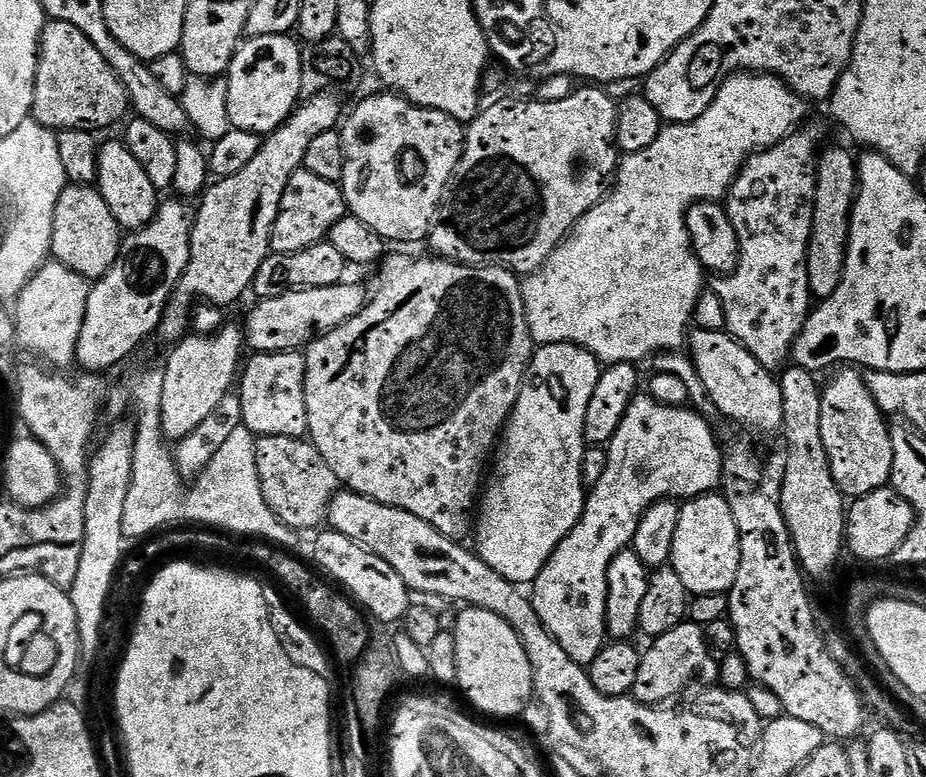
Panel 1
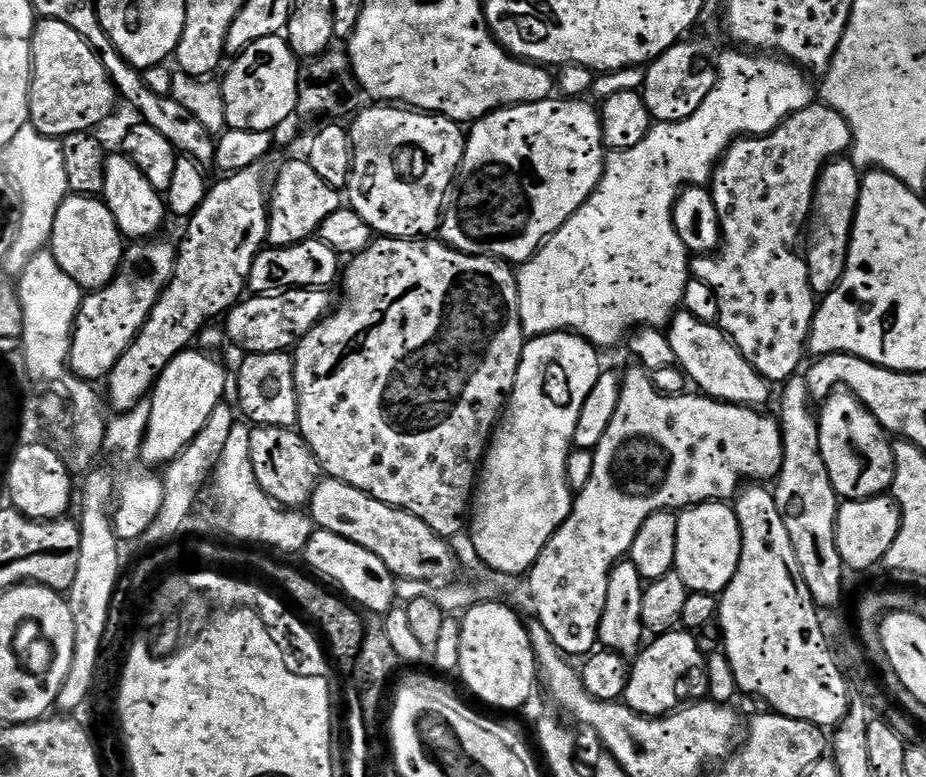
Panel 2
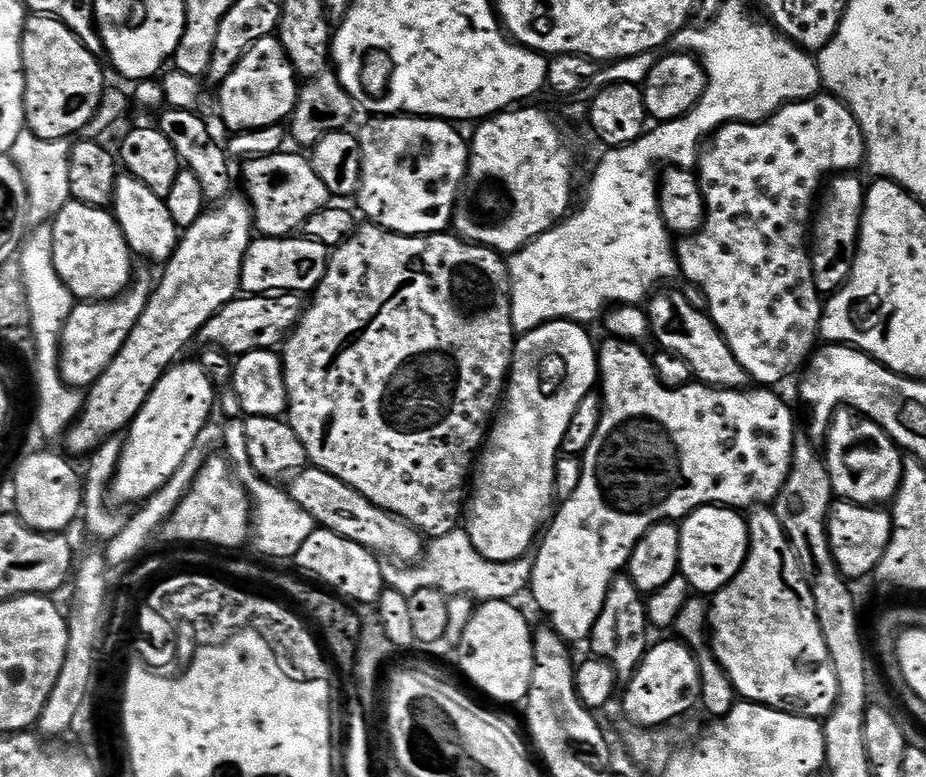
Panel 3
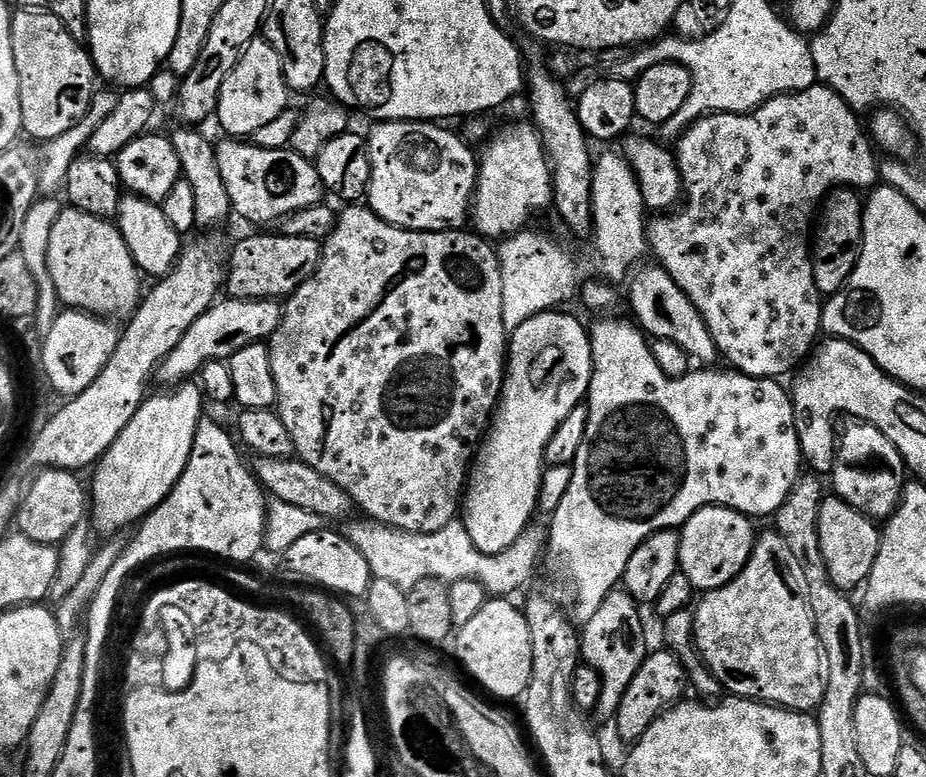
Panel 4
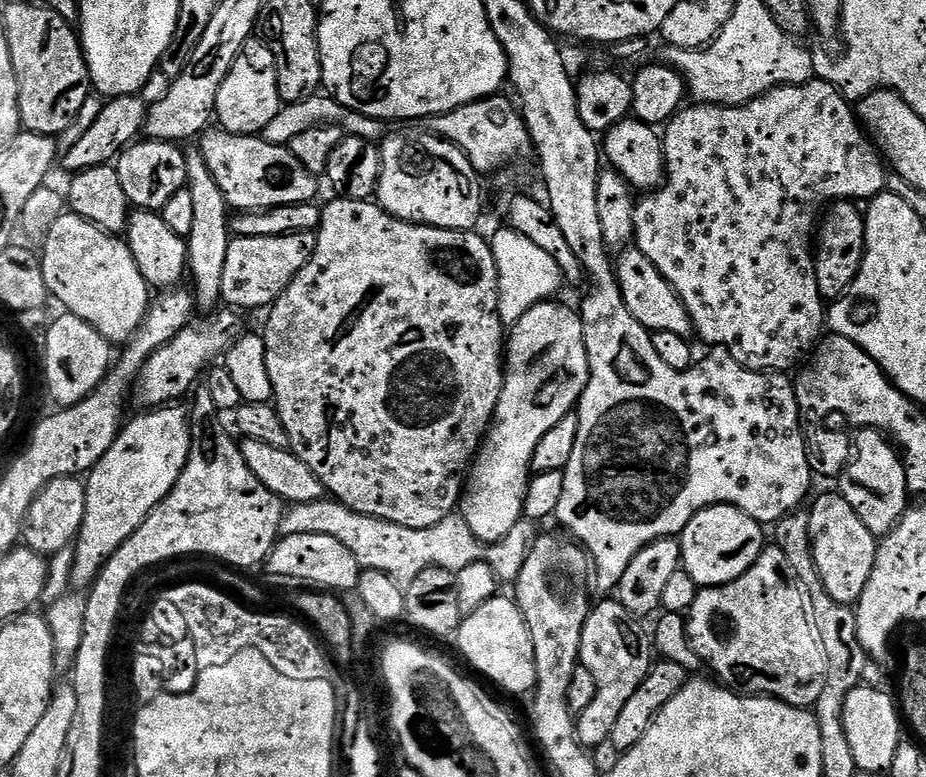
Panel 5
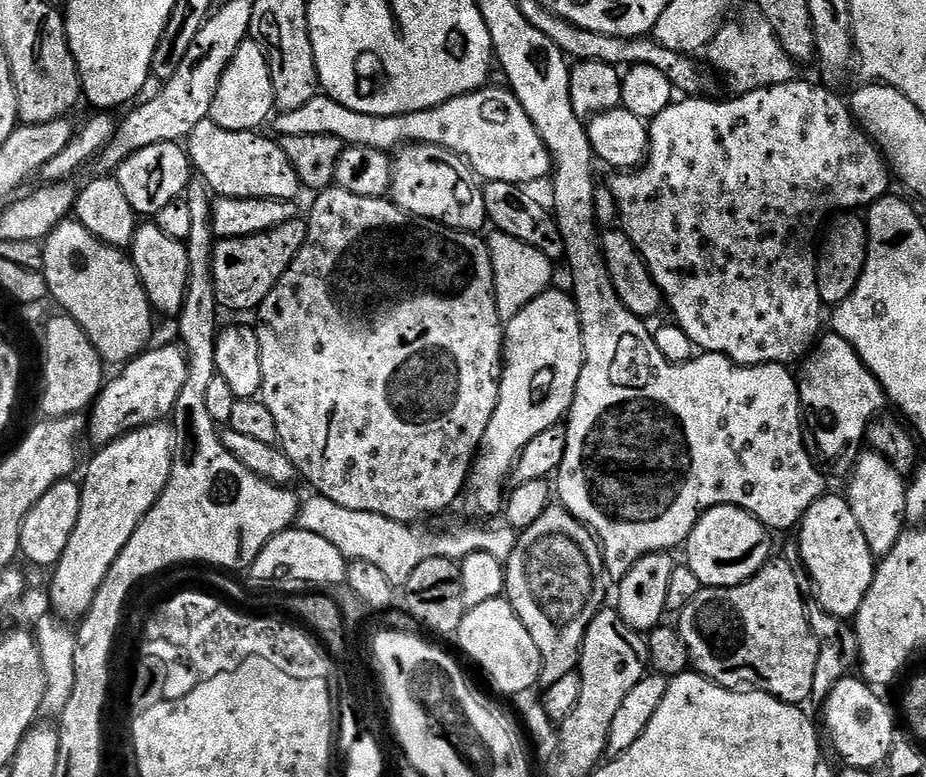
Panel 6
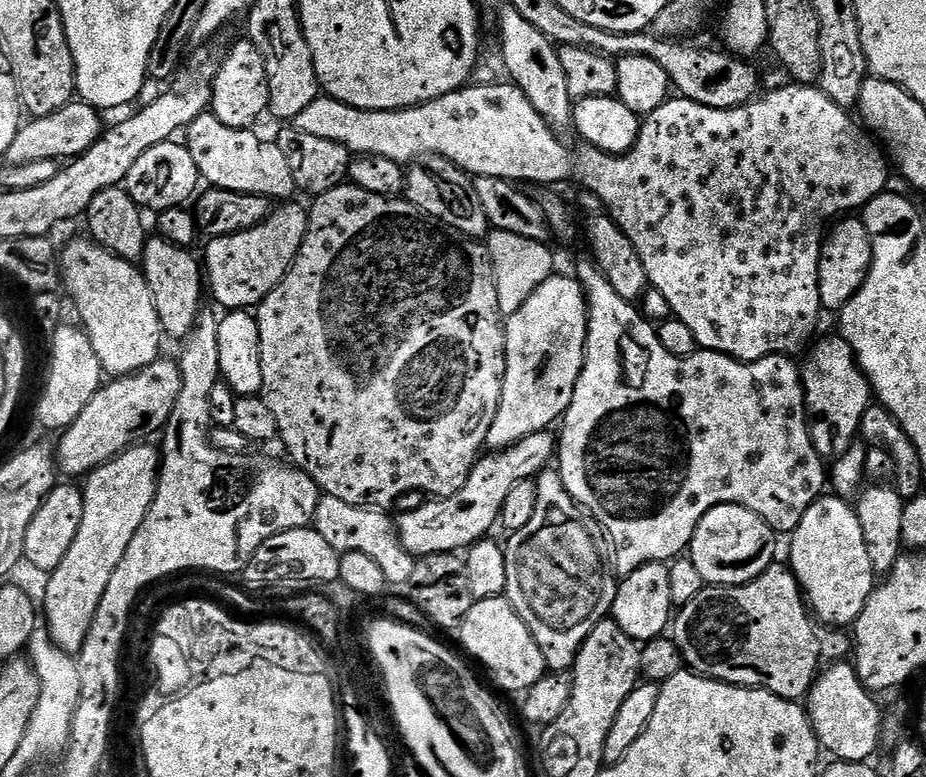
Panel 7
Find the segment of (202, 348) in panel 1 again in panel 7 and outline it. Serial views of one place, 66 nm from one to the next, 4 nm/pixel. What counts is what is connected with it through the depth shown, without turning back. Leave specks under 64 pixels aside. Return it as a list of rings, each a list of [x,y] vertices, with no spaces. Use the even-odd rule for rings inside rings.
[[[141,442],[134,448],[119,452],[110,462],[89,472],[83,481],[82,526],[78,526],[78,535],[70,550],[66,550],[66,558],[62,558],[47,577],[44,608],[42,604],[43,623],[52,635],[52,641],[63,652],[79,654],[82,650],[86,634],[90,634],[98,602],[102,602],[102,594],[106,594],[106,586],[110,586],[110,577],[114,570],[118,570],[118,562],[122,562],[126,546],[130,546],[138,526],[142,526],[154,502],[161,453],[157,449],[155,452],[150,445]]]

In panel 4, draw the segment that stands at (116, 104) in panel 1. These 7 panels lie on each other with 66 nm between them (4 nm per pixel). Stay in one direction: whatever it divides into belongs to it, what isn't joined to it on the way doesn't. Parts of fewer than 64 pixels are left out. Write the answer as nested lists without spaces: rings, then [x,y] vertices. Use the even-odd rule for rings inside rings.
[[[22,8],[13,11],[12,33],[14,34],[14,66],[18,66],[18,94],[22,98],[23,135],[33,136],[39,142],[47,142],[58,138],[58,134],[66,134],[70,126],[74,126],[90,110],[92,96],[98,91],[98,73],[92,63],[89,49],[81,41],[76,40],[70,30],[53,12]]]

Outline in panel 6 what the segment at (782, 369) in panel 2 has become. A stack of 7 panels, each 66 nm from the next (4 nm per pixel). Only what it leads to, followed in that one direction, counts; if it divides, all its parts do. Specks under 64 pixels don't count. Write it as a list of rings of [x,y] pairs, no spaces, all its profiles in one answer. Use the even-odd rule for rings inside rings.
[[[795,78],[787,84],[770,85],[756,88],[753,92],[733,95],[733,100],[677,99],[648,124],[647,160],[635,170],[624,170],[613,175],[616,177],[610,181],[610,187],[616,200],[619,227],[642,254],[654,282],[664,295],[665,305],[669,309],[672,307],[676,315],[673,316],[675,323],[686,330],[690,342],[697,349],[729,356],[735,364],[792,366],[803,361],[817,343],[822,332],[822,305],[816,281],[818,233],[825,221],[837,210],[864,210],[877,200],[883,200],[889,191],[888,178],[890,180],[890,169],[880,149],[856,123],[849,105],[844,100],[840,101],[832,92],[835,91],[823,83],[807,84],[802,78]]]

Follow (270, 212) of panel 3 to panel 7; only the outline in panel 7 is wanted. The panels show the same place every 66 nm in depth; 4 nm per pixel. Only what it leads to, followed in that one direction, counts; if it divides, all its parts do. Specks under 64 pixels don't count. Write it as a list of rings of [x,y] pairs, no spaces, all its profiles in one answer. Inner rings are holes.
[[[209,110],[190,122],[186,129],[186,146],[205,185],[242,194],[267,196],[273,202],[287,201],[291,197],[288,195],[297,191],[297,186],[286,157],[271,139],[259,140],[254,133],[247,128],[231,128],[226,126],[226,122],[218,122],[216,115]]]

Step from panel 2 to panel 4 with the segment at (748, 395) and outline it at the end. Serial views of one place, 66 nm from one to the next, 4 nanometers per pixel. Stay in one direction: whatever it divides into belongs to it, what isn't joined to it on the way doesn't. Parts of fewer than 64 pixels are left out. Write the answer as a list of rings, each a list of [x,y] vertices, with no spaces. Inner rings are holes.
[[[659,266],[643,268],[641,267],[631,277],[631,280],[633,279],[632,285],[626,288],[628,307],[631,315],[636,315],[634,317],[635,323],[649,337],[657,340],[669,340],[682,346],[682,350],[693,361],[701,360],[704,363],[701,365],[704,366],[715,365],[712,363],[718,360],[716,343],[702,318],[702,314],[698,314],[694,302],[690,302],[690,298],[686,298],[686,294],[678,286],[678,282],[674,282],[674,278],[670,278],[670,274],[665,268]]]

